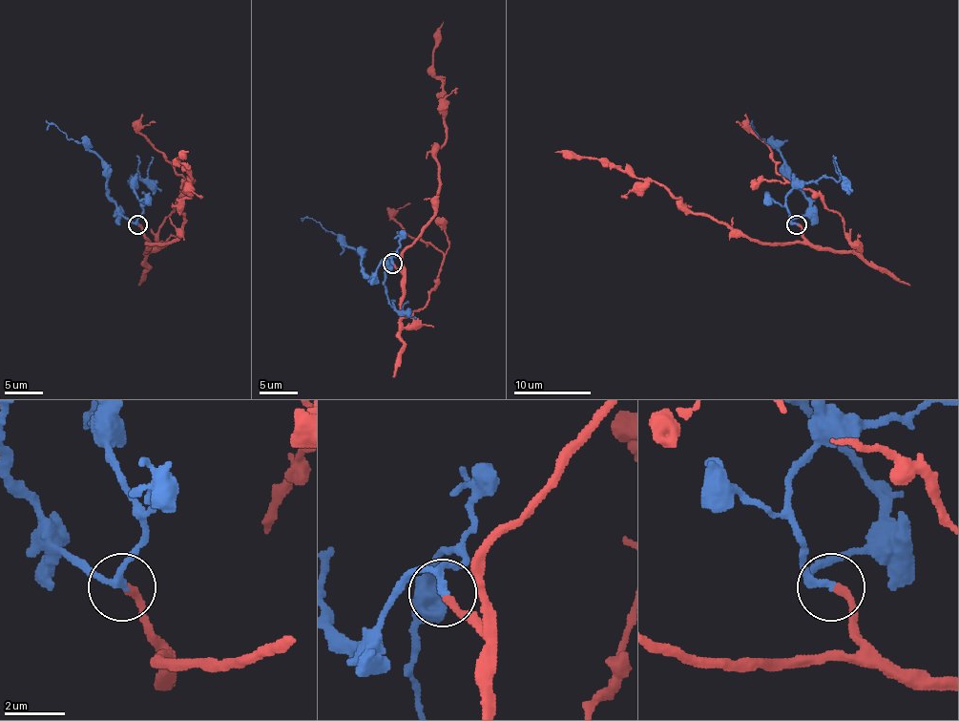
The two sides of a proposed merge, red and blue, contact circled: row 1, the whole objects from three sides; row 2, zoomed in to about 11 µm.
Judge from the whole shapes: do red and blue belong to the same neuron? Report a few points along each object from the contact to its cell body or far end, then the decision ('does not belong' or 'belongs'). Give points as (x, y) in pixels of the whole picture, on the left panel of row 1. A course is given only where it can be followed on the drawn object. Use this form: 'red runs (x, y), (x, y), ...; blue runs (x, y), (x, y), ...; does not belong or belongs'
red runs (137, 224), (147, 242), (172, 242), (179, 234), (181, 201), (192, 194), (192, 179), (177, 159), (188, 152); blue runs (137, 224), (118, 211), (109, 196), (107, 167), (103, 161), (82, 142), (71, 140), (52, 124), (47, 130); belongs

